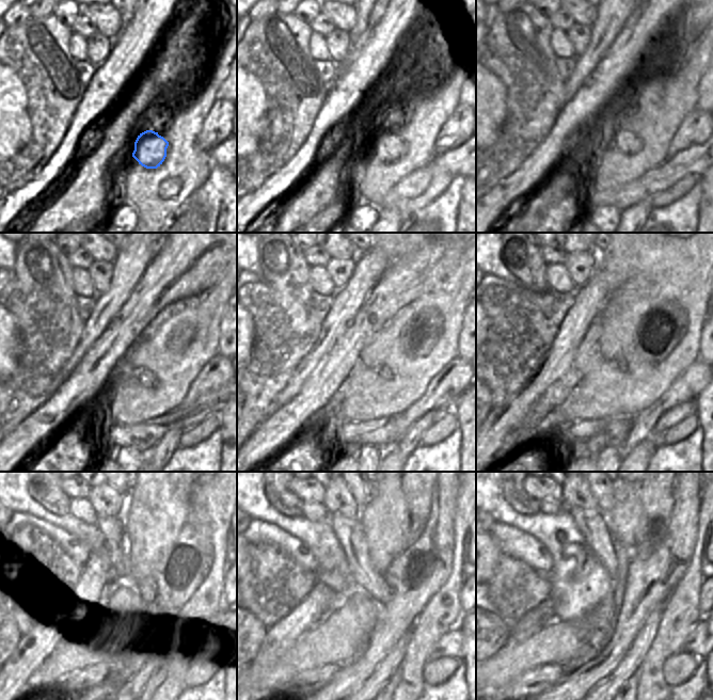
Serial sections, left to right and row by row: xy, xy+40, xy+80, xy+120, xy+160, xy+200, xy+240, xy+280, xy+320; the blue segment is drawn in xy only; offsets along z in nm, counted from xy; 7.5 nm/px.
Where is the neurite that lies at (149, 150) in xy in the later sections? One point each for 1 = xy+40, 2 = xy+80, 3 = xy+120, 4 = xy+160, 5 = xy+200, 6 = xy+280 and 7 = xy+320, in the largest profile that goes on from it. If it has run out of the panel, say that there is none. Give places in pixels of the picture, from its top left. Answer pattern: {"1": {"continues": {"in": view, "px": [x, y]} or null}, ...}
{"1": {"continues": {"in": "xy+40", "px": [390, 147]}}, "2": {"continues": {"in": "xy+80", "px": [624, 141]}}, "3": {"continues": {"in": "xy+120", "px": [147, 378]}}, "4": {"continues": {"in": "xy+160", "px": [384, 371]}}, "5": {"continues": {"in": "xy+200", "px": [621, 366]}}, "6": {"continues": {"in": "xy+280", "px": [349, 531]}}, "7": {"continues": {"in": "xy+320", "px": [598, 540]}}}

